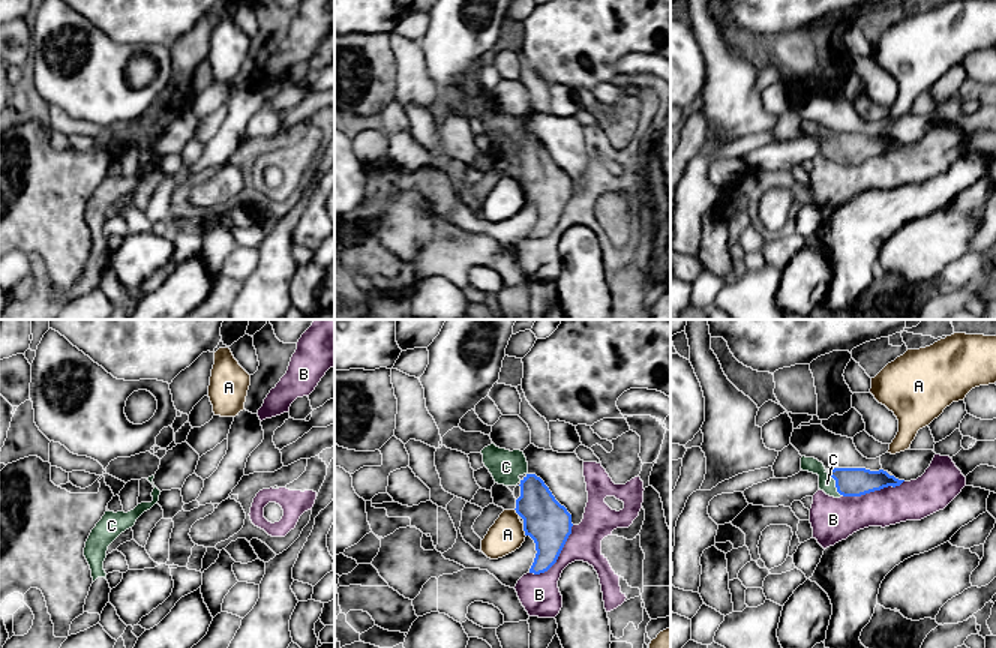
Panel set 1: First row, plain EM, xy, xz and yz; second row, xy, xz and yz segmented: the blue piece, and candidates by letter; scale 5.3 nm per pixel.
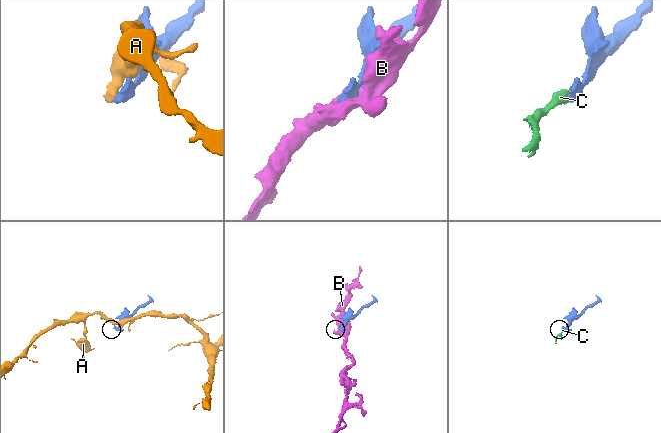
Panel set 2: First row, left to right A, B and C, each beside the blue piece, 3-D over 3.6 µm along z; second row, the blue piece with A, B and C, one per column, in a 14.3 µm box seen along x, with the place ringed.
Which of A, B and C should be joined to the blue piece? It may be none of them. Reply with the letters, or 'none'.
C

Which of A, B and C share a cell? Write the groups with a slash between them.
A / B / C

